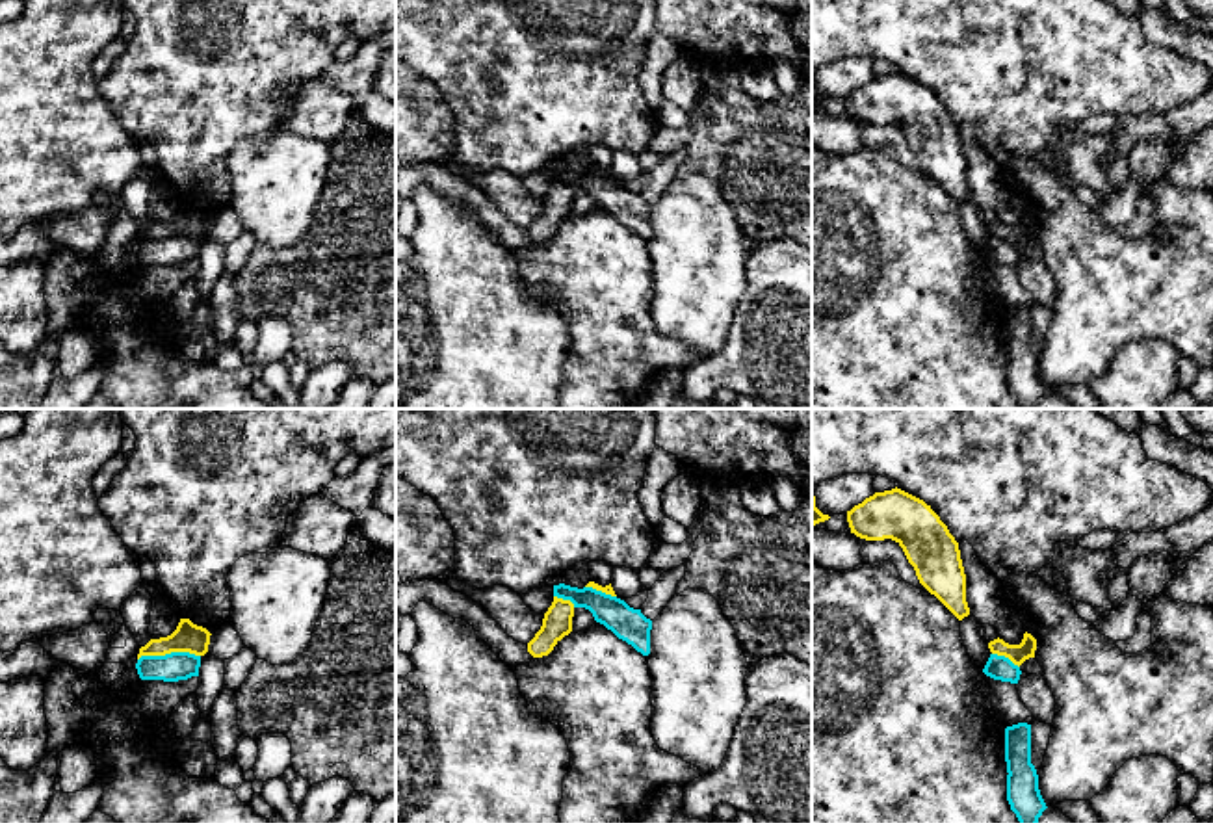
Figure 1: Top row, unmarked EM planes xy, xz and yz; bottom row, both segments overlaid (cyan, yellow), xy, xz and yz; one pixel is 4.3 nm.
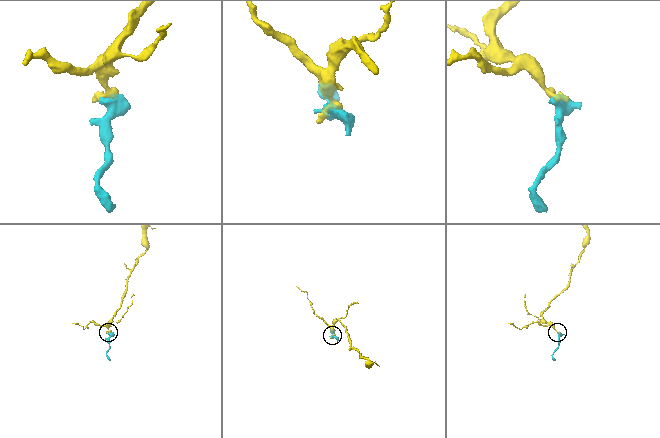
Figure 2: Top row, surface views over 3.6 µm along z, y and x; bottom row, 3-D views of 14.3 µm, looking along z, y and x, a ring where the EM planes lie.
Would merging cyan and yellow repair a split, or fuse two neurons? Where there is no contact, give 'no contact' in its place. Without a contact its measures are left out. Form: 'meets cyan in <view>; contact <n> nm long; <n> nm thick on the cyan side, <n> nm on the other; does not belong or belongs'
meets cyan in xy; contact 280 nm long; 130 nm thick on the cyan side, 130 nm on the other; does not belong

